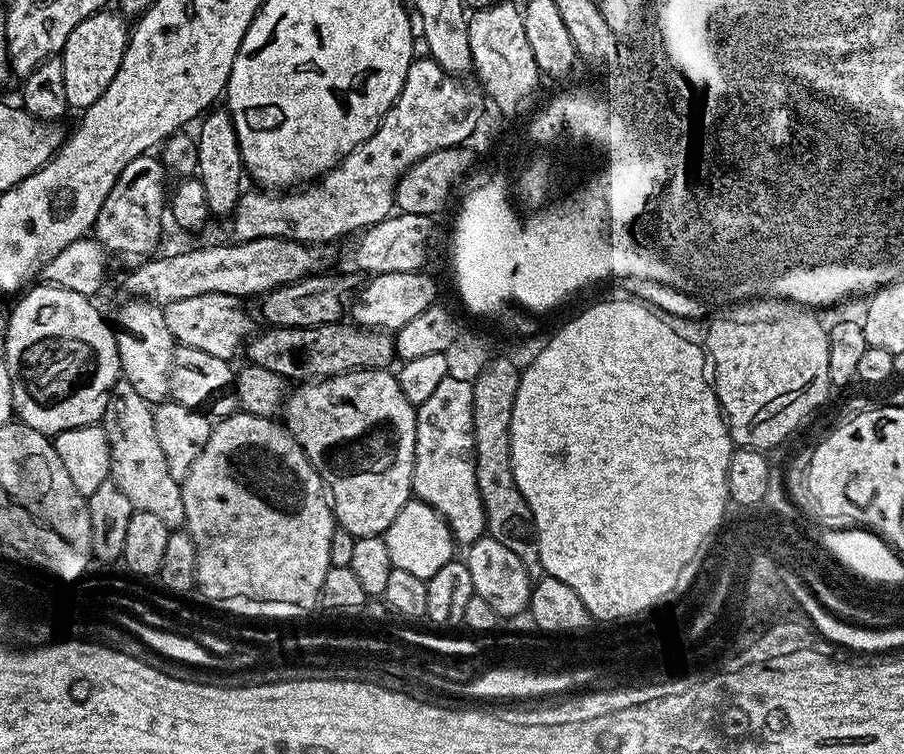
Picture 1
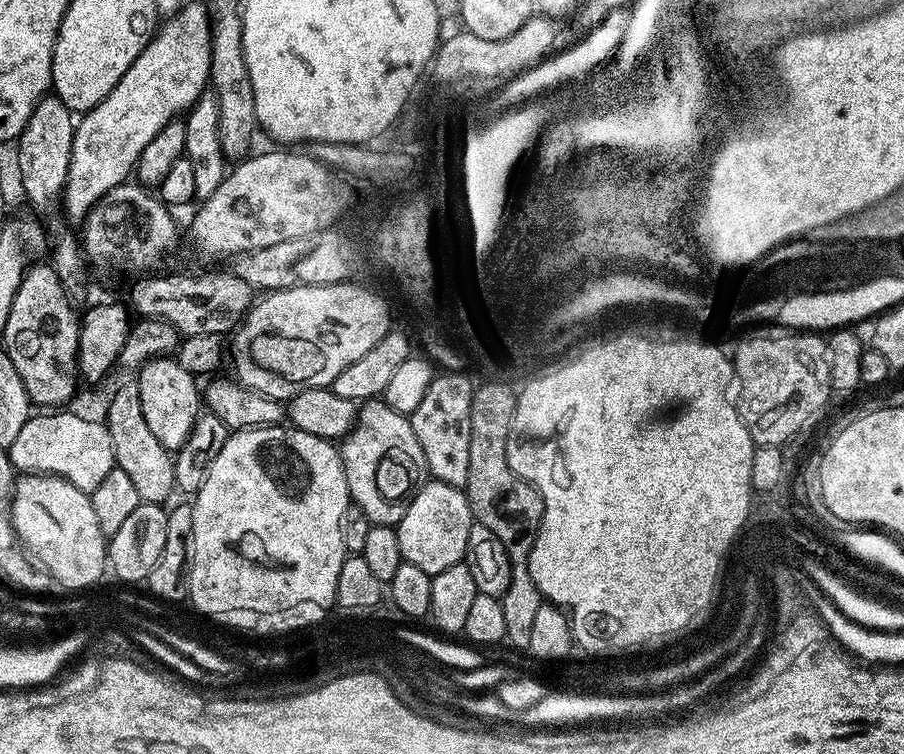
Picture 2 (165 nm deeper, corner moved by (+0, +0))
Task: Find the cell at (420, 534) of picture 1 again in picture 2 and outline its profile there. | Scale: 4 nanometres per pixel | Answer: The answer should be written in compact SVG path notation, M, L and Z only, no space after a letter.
M440 480L421 483L406 514L395 525L403 563L419 566L430 577L446 570L446 566L461 563L473 523L468 497L461 489Z

